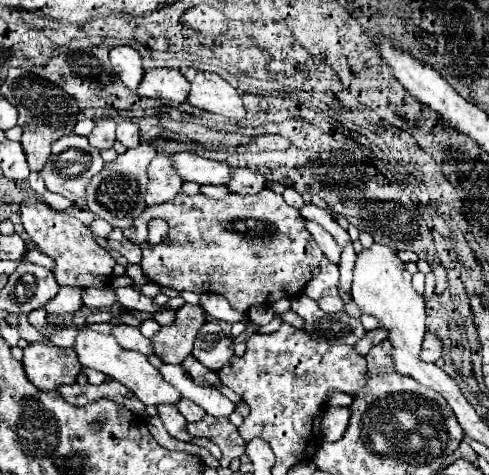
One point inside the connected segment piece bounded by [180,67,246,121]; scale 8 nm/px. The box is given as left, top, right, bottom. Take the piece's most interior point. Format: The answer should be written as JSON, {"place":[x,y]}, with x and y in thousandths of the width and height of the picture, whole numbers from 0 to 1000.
{"place":[429,194]}

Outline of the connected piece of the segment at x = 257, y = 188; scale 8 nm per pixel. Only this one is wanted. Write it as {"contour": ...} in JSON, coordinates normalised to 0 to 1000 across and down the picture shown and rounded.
{"contour":[[[495,352],[495,356],[483,356],[470,385],[466,385],[470,402],[479,406],[532,406],[540,394],[544,394],[544,377],[515,360],[511,352]]]}

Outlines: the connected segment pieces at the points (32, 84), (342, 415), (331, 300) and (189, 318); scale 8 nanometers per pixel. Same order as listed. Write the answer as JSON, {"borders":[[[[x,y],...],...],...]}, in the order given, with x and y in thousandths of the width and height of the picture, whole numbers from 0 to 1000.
{"borders":[[[[25,141],[16,149],[12,171],[4,175],[4,200],[37,229],[37,238],[41,238],[37,263],[49,276],[41,301],[57,331],[61,356],[82,360],[90,352],[90,343],[98,339],[106,297],[151,276],[155,242],[164,238],[160,217],[155,217],[155,208],[147,208],[147,200],[131,196],[119,179],[110,179],[94,166],[82,166],[78,158],[65,158],[41,141]]],[[[671,857],[658,878],[658,924],[663,928],[691,928],[716,886],[716,857]]],[[[679,604],[679,608],[667,608],[667,613],[663,613],[663,621],[650,629],[650,642],[654,642],[654,651],[667,655],[667,659],[691,659],[691,655],[703,655],[703,642],[708,642],[708,638],[699,634],[691,608]]],[[[376,642],[360,655],[360,676],[352,688],[331,688],[327,701],[311,709],[315,739],[335,764],[372,764],[397,731],[397,714],[409,688],[421,680],[417,655],[405,642]]]]}

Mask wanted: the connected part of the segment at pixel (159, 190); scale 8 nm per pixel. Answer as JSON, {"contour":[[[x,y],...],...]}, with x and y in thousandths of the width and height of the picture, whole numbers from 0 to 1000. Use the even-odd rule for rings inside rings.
{"contour":[[[344,322],[319,326],[319,335],[303,347],[303,398],[294,423],[303,432],[327,432],[344,419],[356,419],[372,394],[368,368],[360,368],[360,352],[352,352],[352,335]]]}

